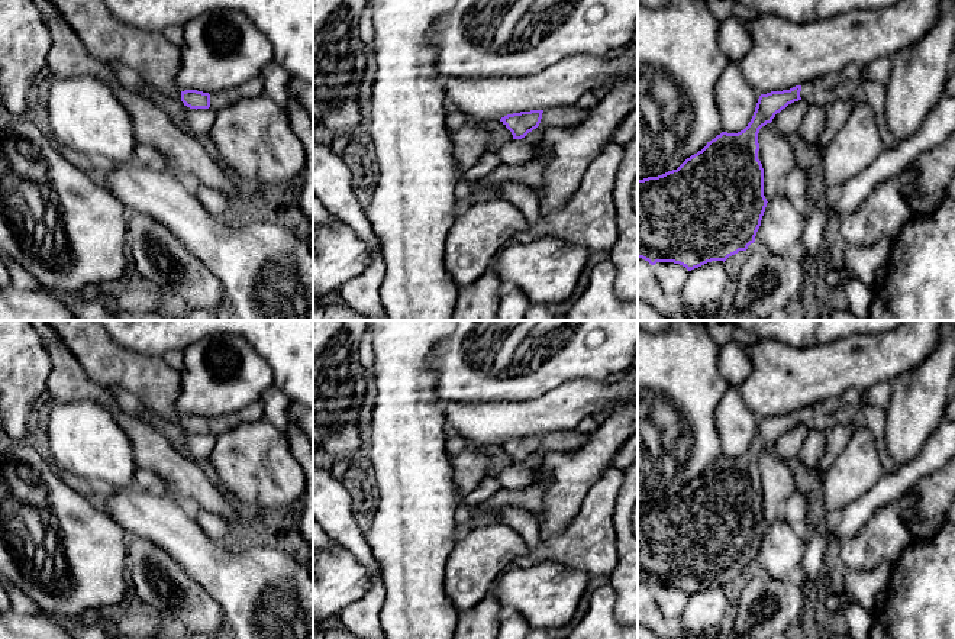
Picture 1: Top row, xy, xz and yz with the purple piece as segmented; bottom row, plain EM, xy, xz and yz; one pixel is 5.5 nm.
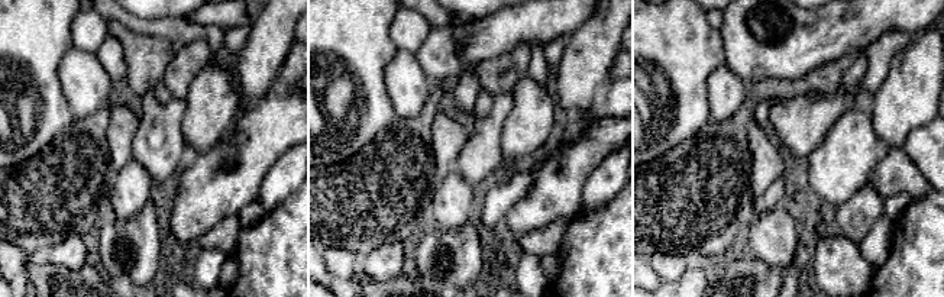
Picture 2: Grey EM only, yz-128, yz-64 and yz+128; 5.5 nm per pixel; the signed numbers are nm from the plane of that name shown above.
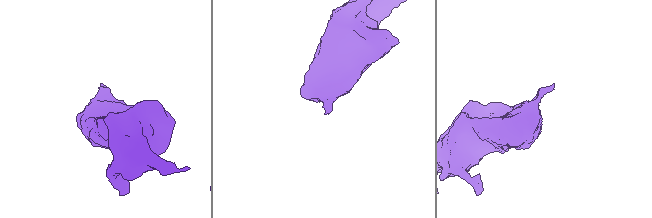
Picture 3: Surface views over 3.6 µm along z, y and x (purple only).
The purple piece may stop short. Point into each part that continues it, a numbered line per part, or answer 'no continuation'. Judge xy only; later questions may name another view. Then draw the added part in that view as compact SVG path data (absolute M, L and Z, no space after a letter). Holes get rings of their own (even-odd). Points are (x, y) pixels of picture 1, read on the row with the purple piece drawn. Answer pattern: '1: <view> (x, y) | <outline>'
1: xy (219, 100) | M257 77L238 87L212 93L209 109L219 112L230 104L235 104L236 101L252 99L261 94L264 94L264 81L261 77Z

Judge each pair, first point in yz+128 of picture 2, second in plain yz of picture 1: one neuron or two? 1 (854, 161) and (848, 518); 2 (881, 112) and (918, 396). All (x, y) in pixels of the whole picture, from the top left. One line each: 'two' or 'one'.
1: two
2: one

